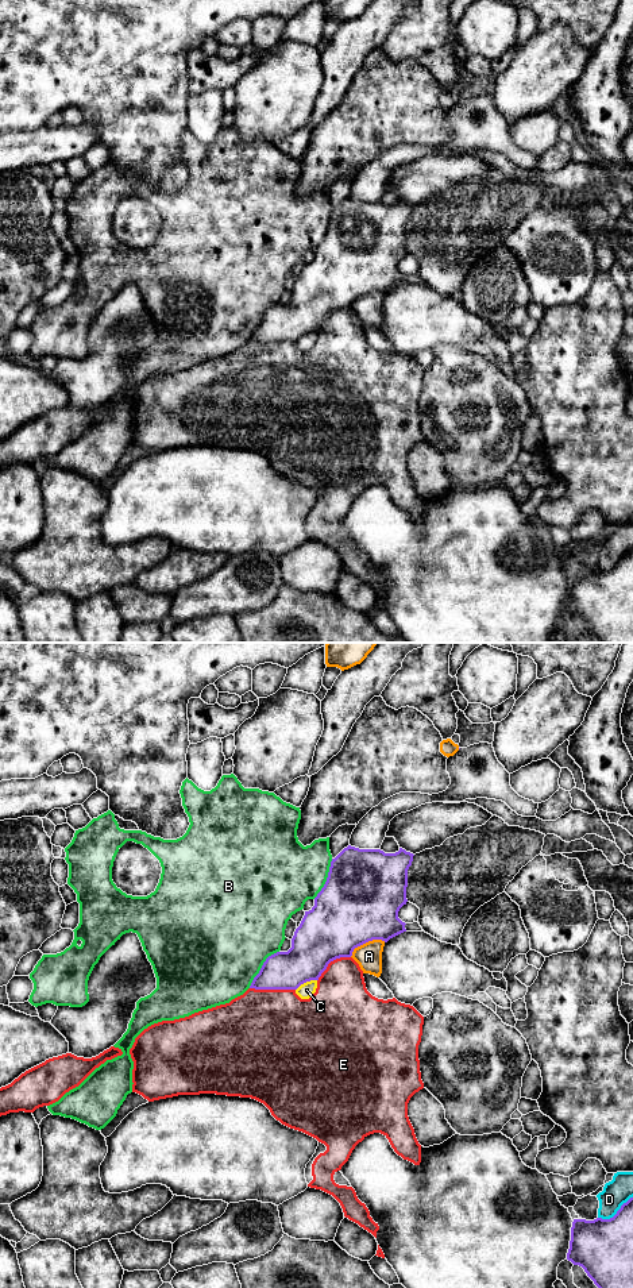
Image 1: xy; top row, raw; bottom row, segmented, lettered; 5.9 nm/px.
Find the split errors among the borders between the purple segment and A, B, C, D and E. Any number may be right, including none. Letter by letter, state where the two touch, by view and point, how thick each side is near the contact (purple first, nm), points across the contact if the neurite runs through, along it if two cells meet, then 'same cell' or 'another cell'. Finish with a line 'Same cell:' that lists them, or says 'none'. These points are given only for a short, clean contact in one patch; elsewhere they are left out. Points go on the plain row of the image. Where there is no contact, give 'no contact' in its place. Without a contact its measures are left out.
A: xy (366, 293) | 480/160 nm | another cell
B: xy (262, 319) | 220/480 nm | another cell
C: xy (305, 334) | 280/90 nm | another cell
D: xy (617, 565) | 360/160 nm | another cell
E: xy (273, 340) | 240/500 nm | another cell
Same cell: none

